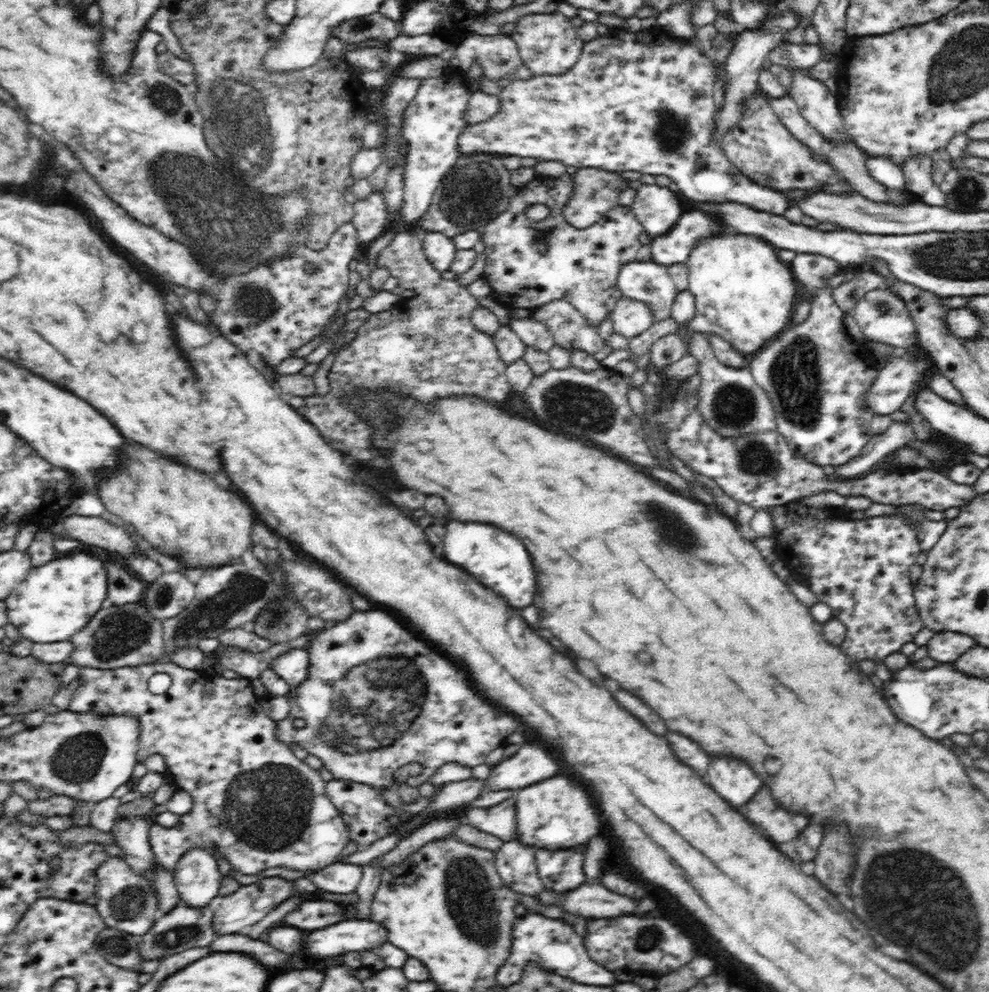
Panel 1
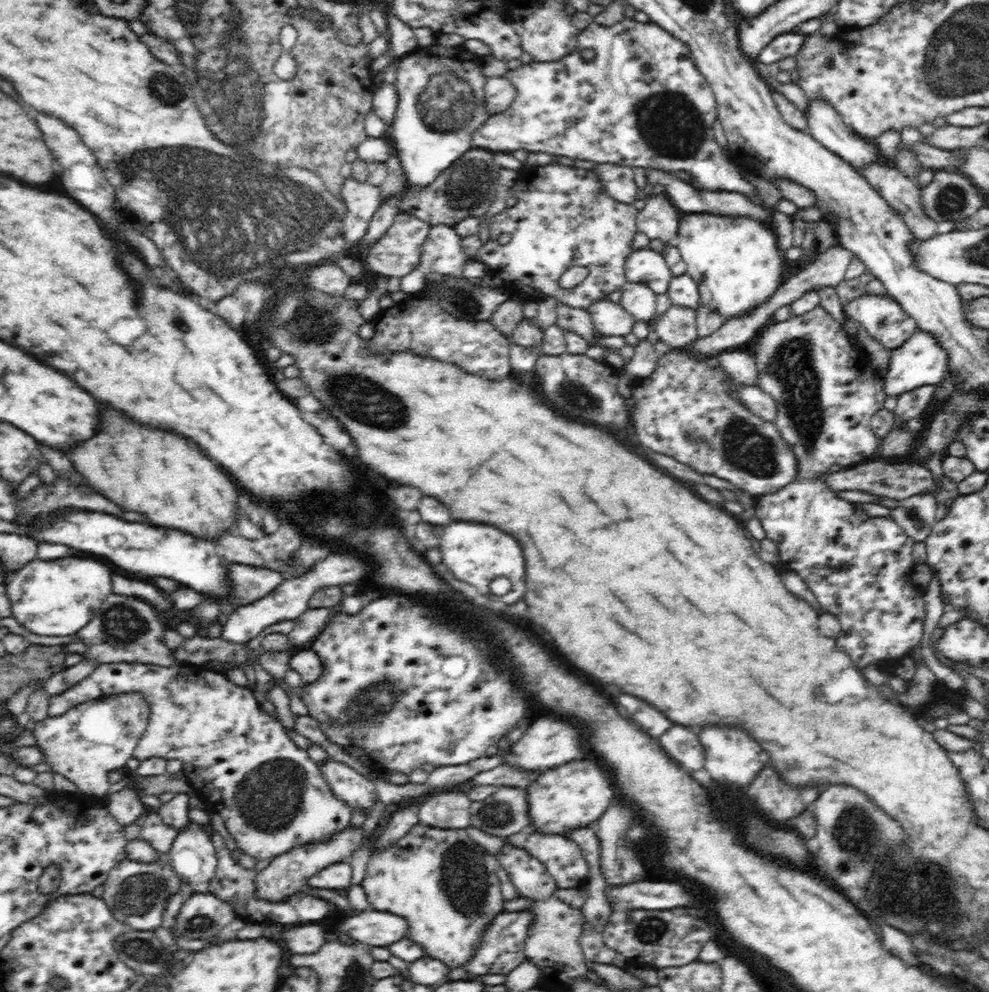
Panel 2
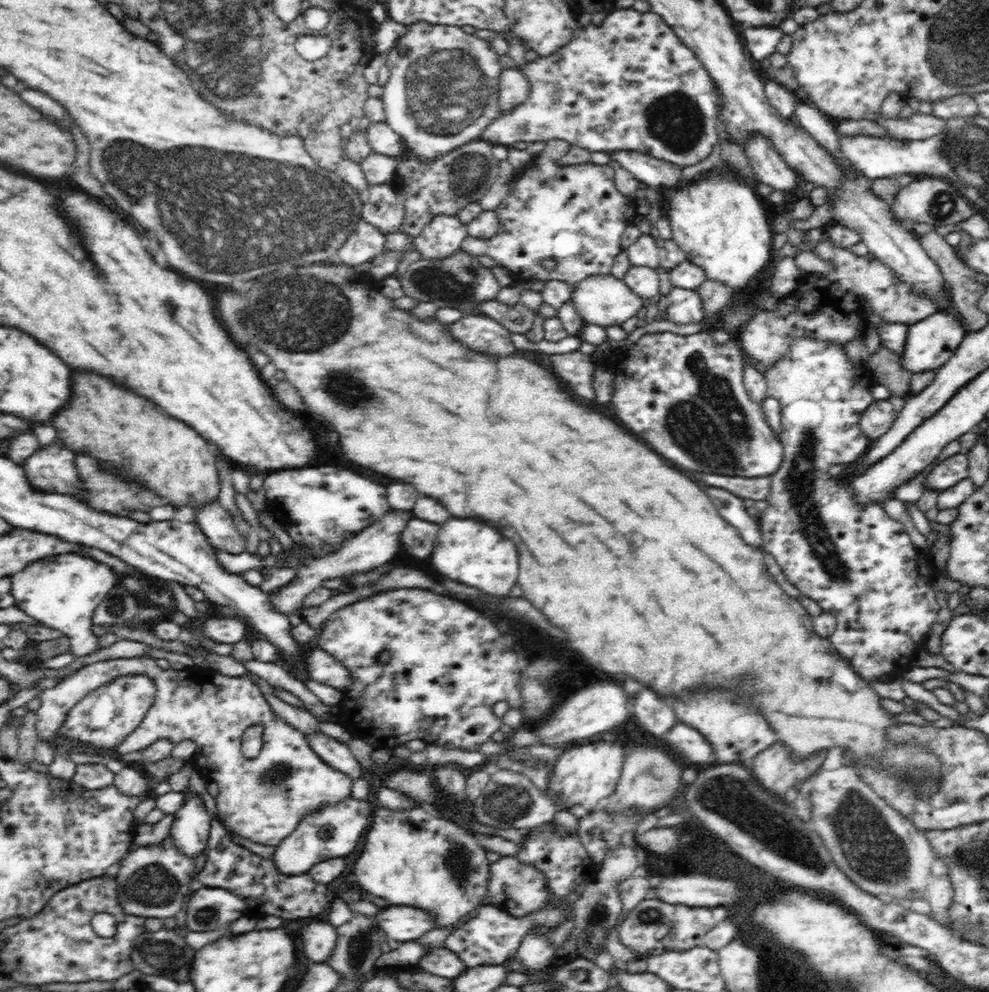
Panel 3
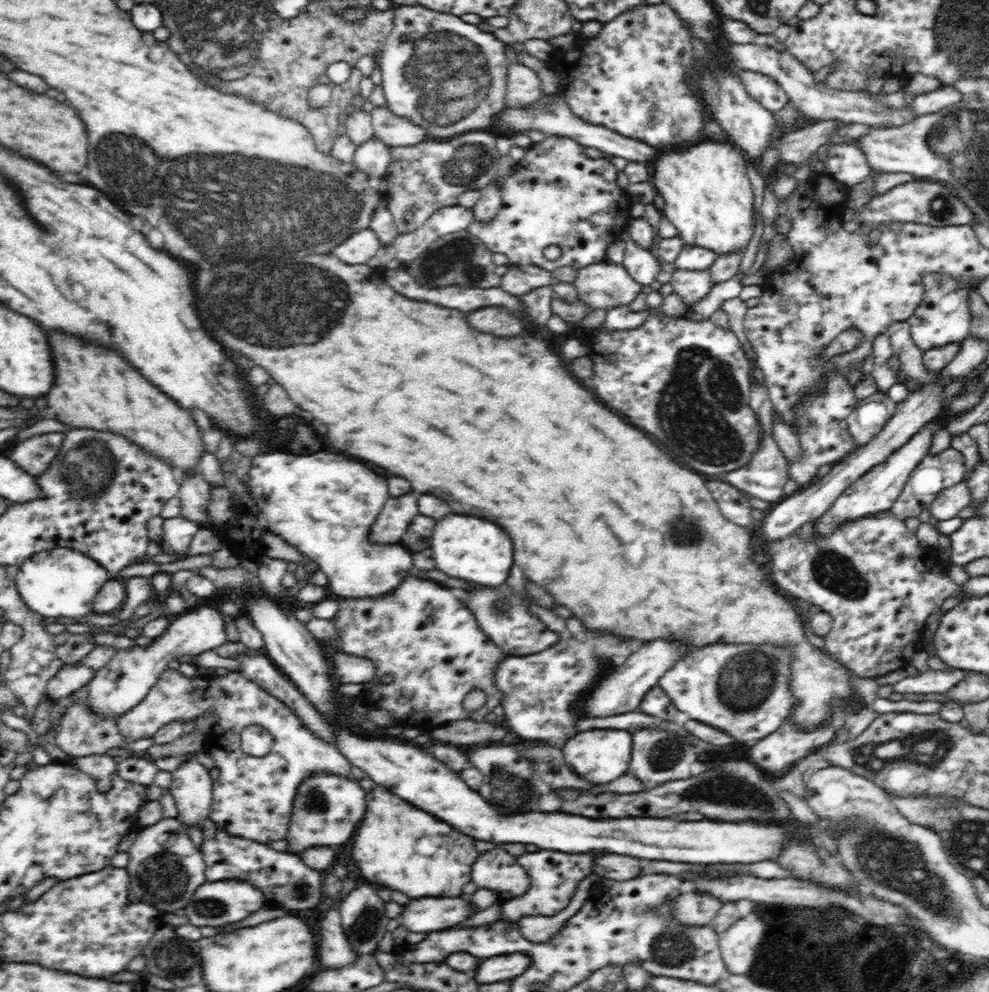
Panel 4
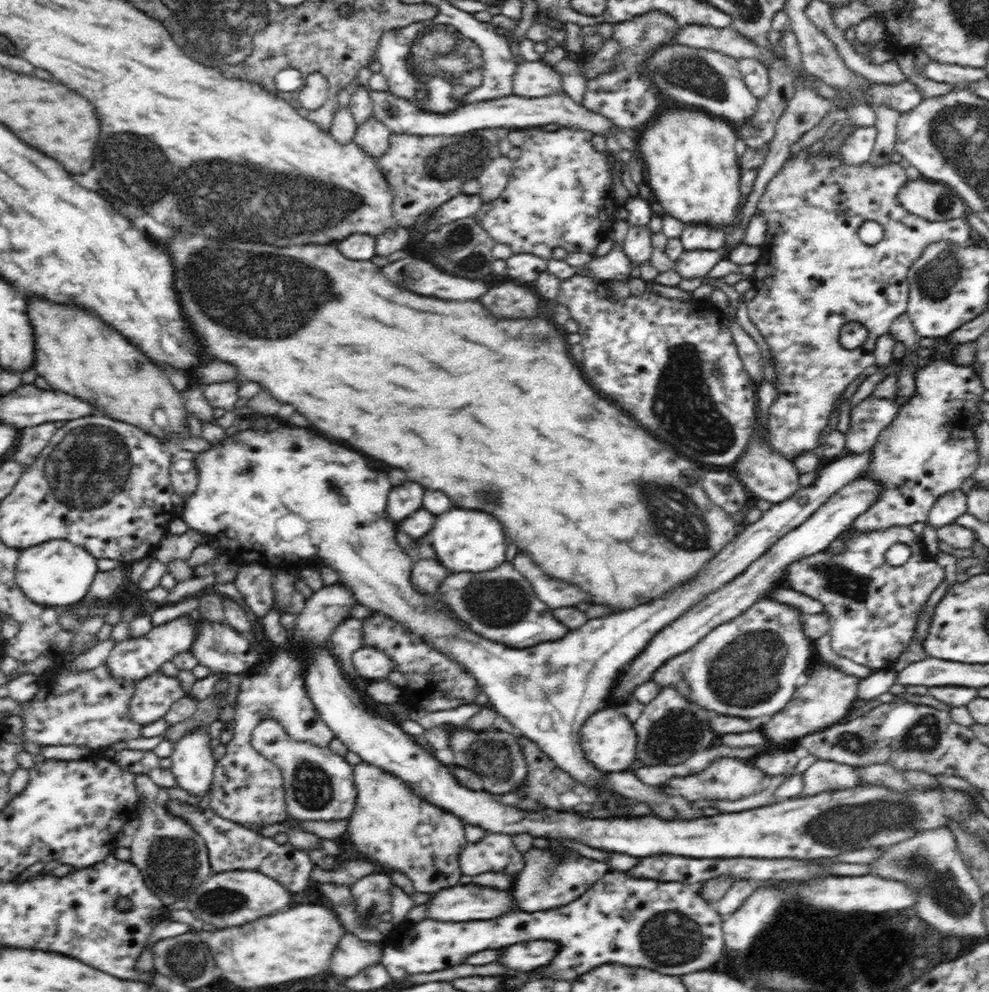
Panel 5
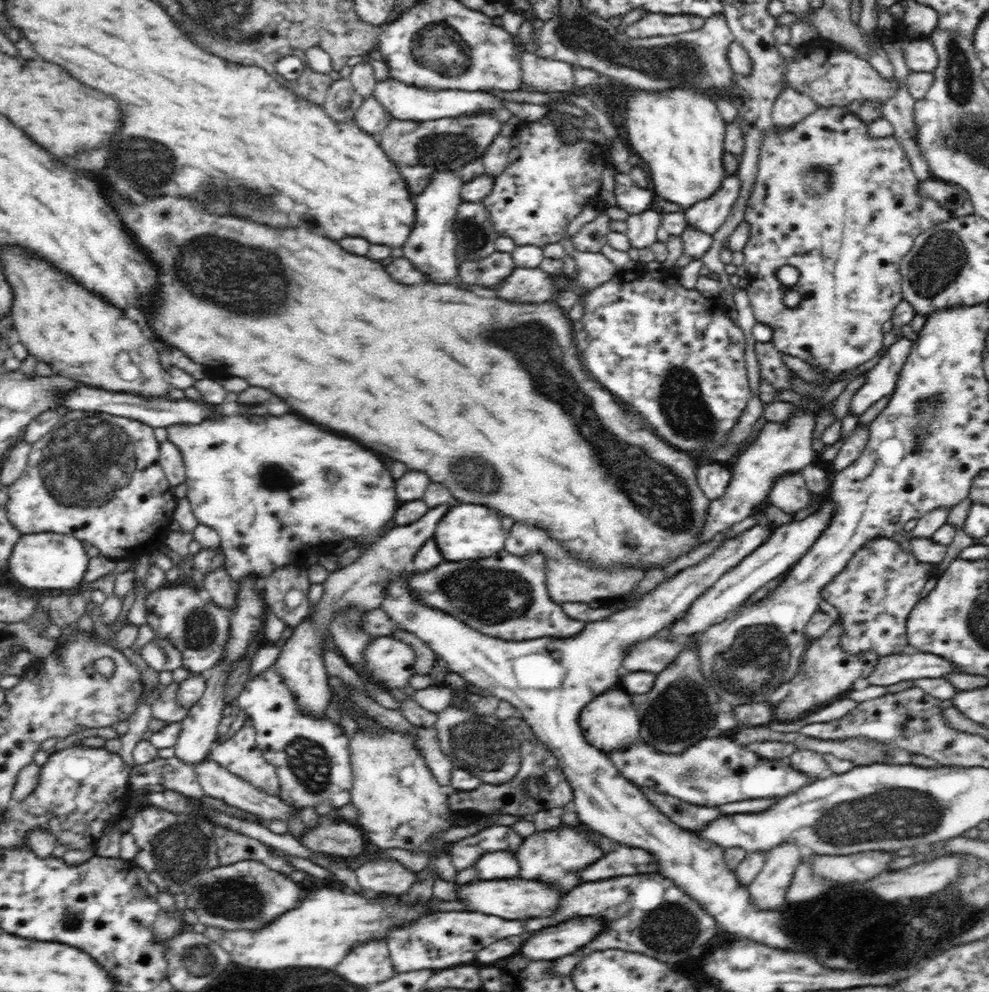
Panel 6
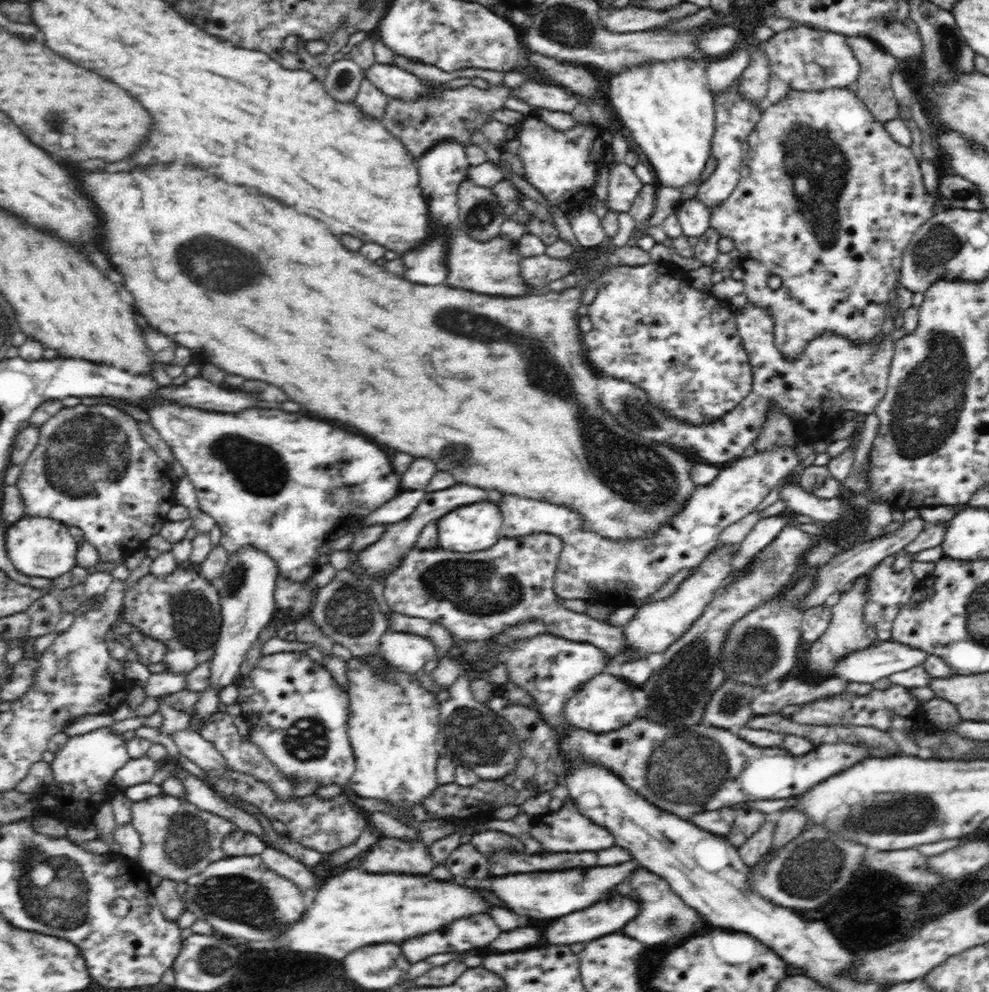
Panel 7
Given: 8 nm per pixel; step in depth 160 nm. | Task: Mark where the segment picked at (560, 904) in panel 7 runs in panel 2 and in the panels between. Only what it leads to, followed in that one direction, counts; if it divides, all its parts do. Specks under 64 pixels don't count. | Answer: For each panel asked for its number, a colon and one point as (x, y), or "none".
2: (374, 928)
3: (402, 923)
4: (428, 914)
5: (459, 903)
6: (515, 898)

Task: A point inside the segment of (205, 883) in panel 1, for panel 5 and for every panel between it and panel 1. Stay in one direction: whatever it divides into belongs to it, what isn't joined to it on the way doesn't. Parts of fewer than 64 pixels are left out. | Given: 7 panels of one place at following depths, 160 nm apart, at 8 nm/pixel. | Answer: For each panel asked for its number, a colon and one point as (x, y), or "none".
2: (192, 856)
3: (190, 829)
4: (191, 786)
5: (192, 762)

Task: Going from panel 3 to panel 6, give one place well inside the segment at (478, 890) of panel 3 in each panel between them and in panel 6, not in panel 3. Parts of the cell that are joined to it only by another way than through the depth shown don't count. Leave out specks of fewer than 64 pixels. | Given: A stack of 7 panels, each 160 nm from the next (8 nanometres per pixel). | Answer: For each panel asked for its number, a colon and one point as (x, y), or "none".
4: (398, 845)
5: (390, 824)
6: (400, 804)

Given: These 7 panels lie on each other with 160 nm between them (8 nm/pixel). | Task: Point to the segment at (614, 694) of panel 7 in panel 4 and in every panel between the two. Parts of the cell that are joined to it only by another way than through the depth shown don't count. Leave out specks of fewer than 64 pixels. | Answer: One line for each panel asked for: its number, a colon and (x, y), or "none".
4: (599, 756)
5: (609, 741)
6: (610, 722)

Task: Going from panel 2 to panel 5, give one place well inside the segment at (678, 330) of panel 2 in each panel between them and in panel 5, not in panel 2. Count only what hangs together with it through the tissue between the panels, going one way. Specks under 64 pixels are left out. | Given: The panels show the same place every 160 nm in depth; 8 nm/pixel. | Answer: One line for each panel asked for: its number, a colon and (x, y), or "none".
3: (685, 307)
4: (691, 285)
5: (691, 264)

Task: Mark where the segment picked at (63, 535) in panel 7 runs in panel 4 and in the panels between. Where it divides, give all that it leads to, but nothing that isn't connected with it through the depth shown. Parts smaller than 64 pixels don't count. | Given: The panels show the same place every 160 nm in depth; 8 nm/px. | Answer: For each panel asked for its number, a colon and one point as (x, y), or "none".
4: (56, 583)
5: (57, 573)
6: (40, 561)

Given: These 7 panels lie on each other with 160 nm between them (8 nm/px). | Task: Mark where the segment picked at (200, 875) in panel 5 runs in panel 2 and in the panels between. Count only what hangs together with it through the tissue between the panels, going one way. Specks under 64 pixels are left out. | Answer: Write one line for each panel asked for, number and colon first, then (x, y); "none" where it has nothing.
2: (136, 893)
3: (152, 881)
4: (164, 867)

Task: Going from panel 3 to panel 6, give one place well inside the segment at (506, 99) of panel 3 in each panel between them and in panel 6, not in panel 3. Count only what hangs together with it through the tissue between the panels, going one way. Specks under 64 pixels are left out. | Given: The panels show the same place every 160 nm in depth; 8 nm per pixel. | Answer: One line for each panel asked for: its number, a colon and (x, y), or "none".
4: (523, 87)
5: (531, 80)
6: (542, 75)

